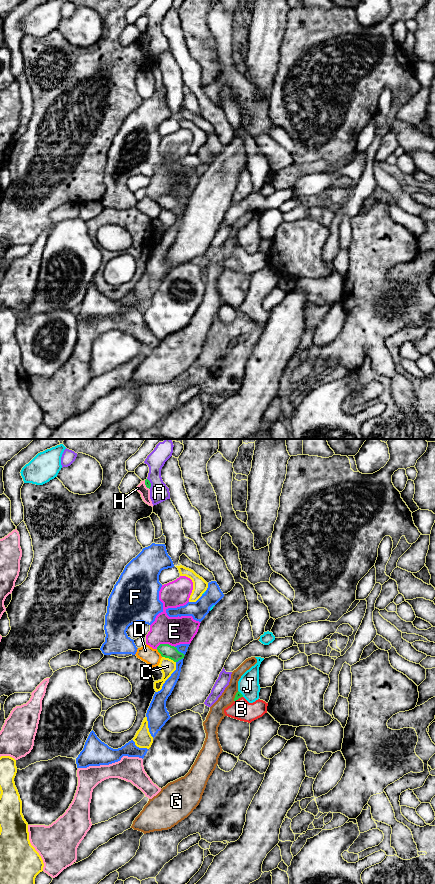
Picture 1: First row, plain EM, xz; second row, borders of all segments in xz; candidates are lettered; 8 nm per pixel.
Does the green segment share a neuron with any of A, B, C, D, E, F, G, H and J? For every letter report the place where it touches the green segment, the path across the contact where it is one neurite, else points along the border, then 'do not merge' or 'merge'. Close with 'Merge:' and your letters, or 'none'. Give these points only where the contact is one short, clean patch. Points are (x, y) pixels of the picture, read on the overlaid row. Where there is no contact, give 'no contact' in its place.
A: meets green in xz at (150, 483); do not merge
B: meets green in xz at (238, 698); runs through xz (238, 695), (238, 698), (241, 709); merge
C: meets green in xz at (169, 658); do not merge
D: meets green in xz at (159, 652); do not merge
E: meets green in xz at (165, 644); do not merge
F: meets green in xz at (178, 651); do not merge
G: meets green in xz at (235, 696); do not merge
H: meets green in xz at (145, 484); do not merge
J: meets green in xz at (240, 693); do not merge
Merge: B

